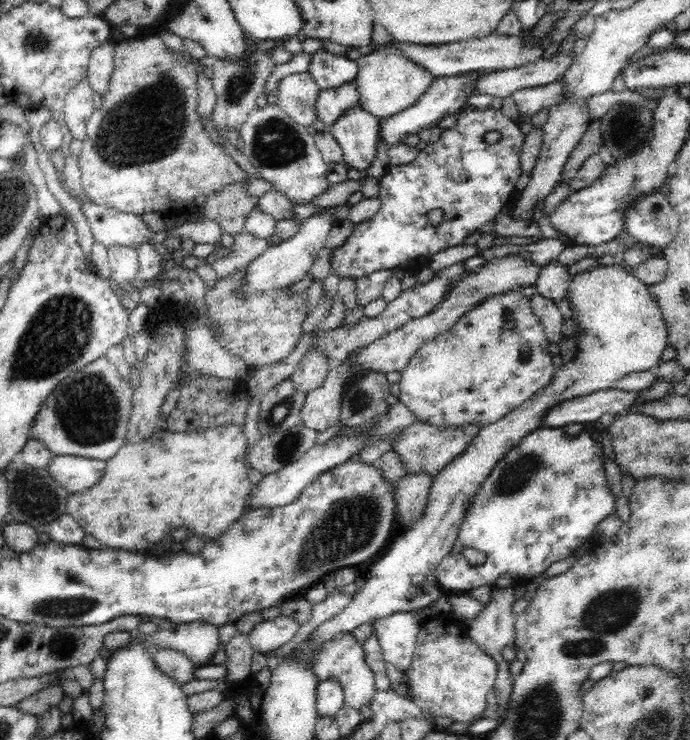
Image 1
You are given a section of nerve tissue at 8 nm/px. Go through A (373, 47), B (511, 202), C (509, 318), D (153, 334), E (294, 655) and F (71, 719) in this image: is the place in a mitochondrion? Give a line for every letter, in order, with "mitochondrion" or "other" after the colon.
A: other
B: other
C: mitochondrion
D: other
E: other
F: other

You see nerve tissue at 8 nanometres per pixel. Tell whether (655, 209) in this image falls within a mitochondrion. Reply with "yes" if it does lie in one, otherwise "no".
yes

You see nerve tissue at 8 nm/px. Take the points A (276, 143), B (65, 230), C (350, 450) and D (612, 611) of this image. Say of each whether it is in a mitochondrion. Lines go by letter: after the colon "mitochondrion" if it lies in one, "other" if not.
A: mitochondrion
B: other
C: other
D: mitochondrion

